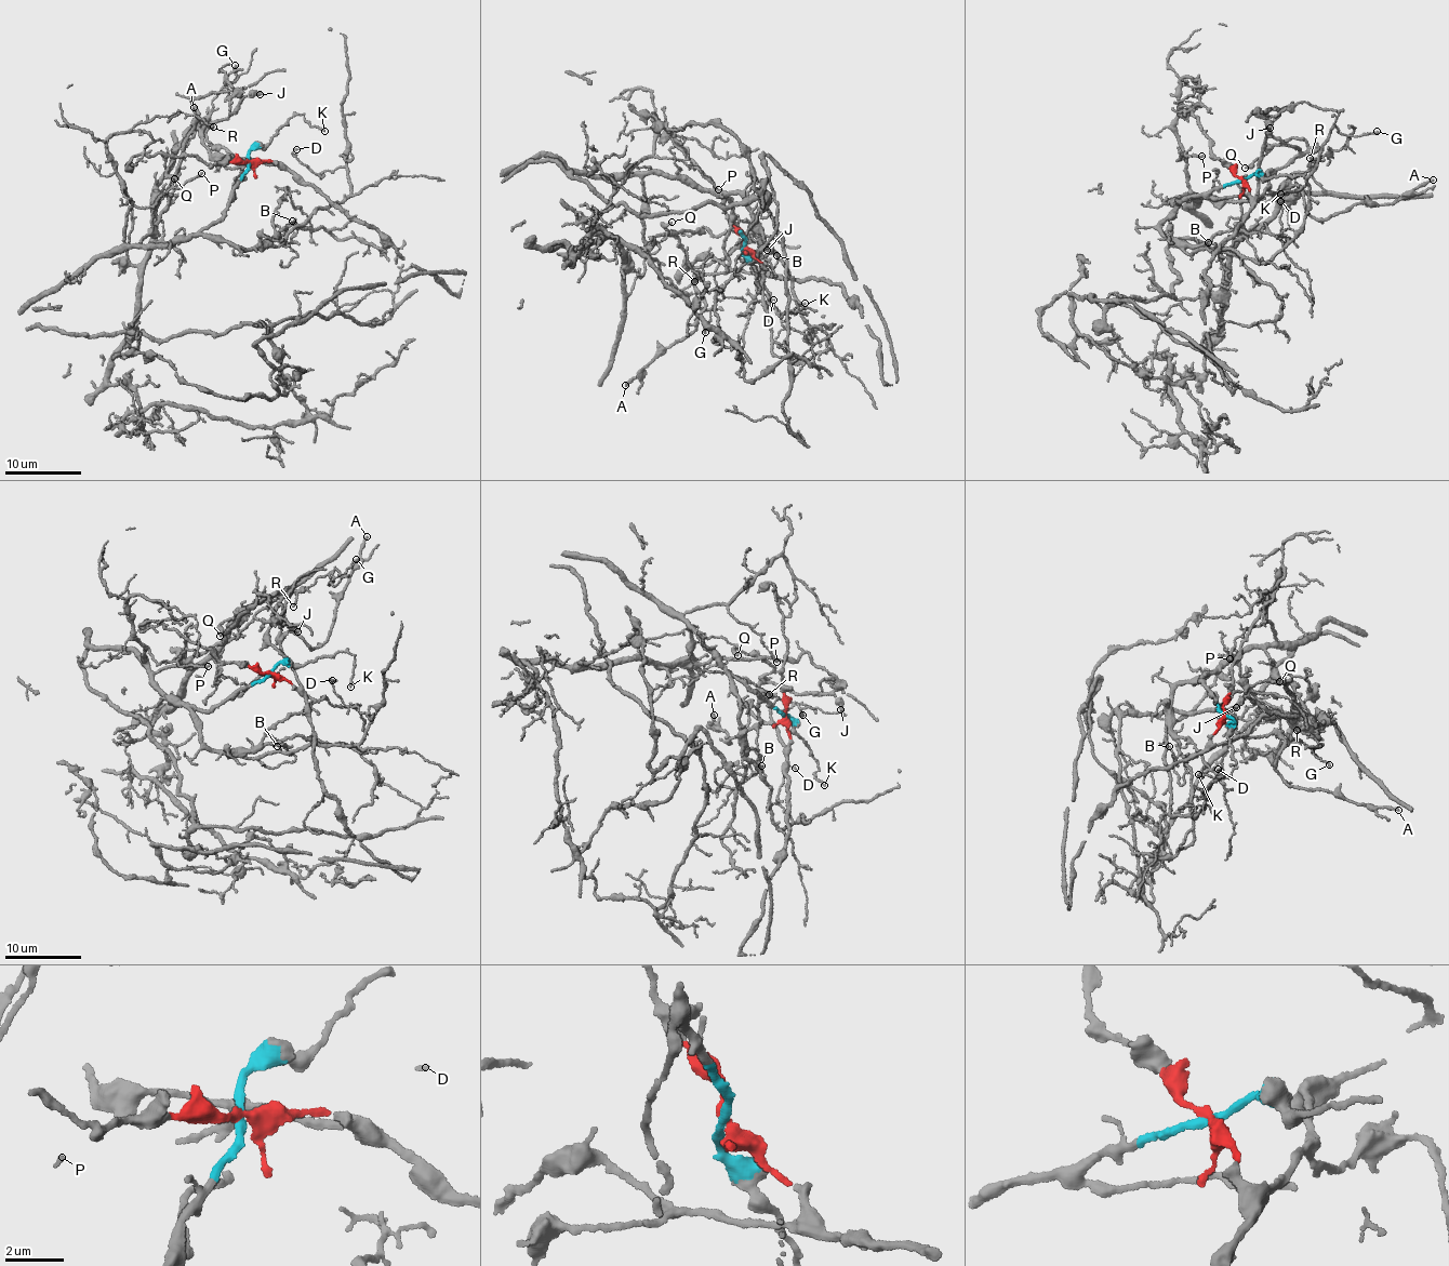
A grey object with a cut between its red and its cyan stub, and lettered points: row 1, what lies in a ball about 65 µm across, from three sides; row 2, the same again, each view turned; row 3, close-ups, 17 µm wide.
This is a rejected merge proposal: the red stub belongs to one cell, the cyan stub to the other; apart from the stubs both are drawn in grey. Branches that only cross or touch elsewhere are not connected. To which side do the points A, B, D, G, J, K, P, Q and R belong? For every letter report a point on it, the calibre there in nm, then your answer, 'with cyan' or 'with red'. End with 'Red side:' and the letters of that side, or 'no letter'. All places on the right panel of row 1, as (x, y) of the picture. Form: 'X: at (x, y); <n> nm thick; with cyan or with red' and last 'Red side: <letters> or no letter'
A: at (1433, 180); 170 nm thick; with red
B: at (1208, 242); 100 nm thick; with cyan
D: at (1280, 201); 70 nm thick; with cyan
G: at (1377, 131); 150 nm thick; with cyan
J: at (1270, 128); 360 nm thick; with red
K: at (1280, 194); 140 nm thick; with cyan
P: at (1201, 156); 120 nm thick; with cyan
Q: at (1245, 168); 190 nm thick; with red
R: at (1310, 158); 120 nm thick; with cyan
Red side: A, J, Q

